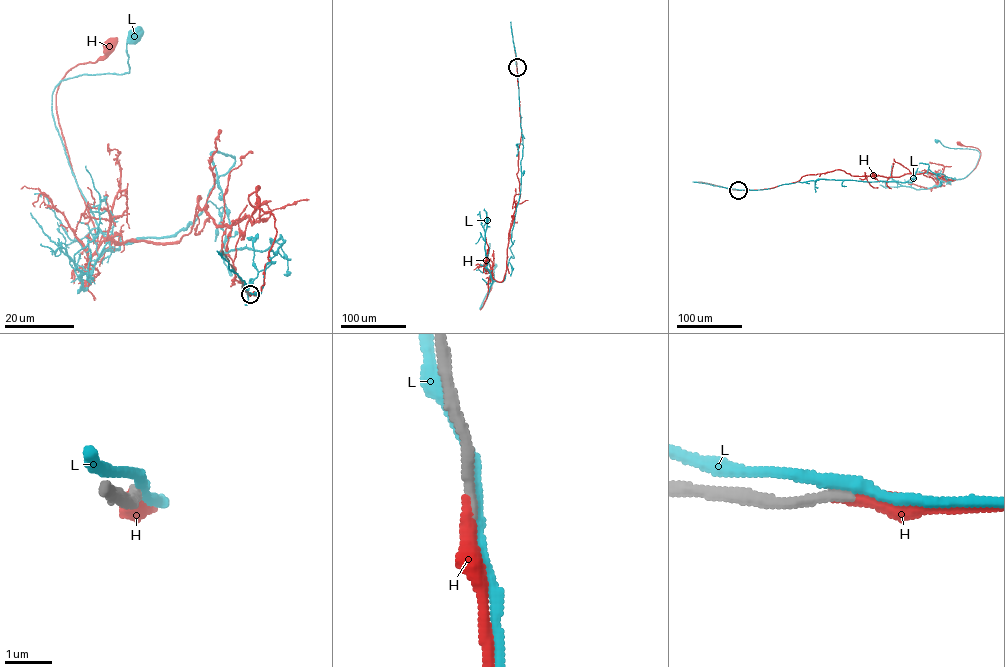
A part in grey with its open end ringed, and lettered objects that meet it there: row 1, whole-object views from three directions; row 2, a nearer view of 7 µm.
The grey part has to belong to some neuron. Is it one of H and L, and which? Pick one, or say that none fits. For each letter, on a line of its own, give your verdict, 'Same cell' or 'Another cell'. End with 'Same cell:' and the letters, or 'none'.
H: Same cell
L: Another cell
Same cell: H

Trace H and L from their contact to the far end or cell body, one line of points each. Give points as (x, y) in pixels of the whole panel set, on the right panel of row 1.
H: (738, 190), (837, 169), (962, 179), (980, 151), (958, 143)
L: (738, 189), (824, 179), (911, 182), (921, 163), (957, 180), (975, 167), (978, 151), (936, 141)

